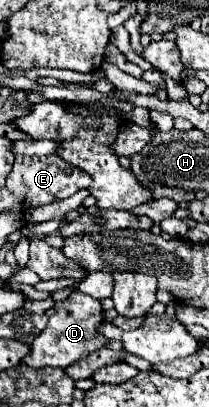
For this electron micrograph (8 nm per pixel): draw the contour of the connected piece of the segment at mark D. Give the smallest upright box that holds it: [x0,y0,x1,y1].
[24,291,108,369]

